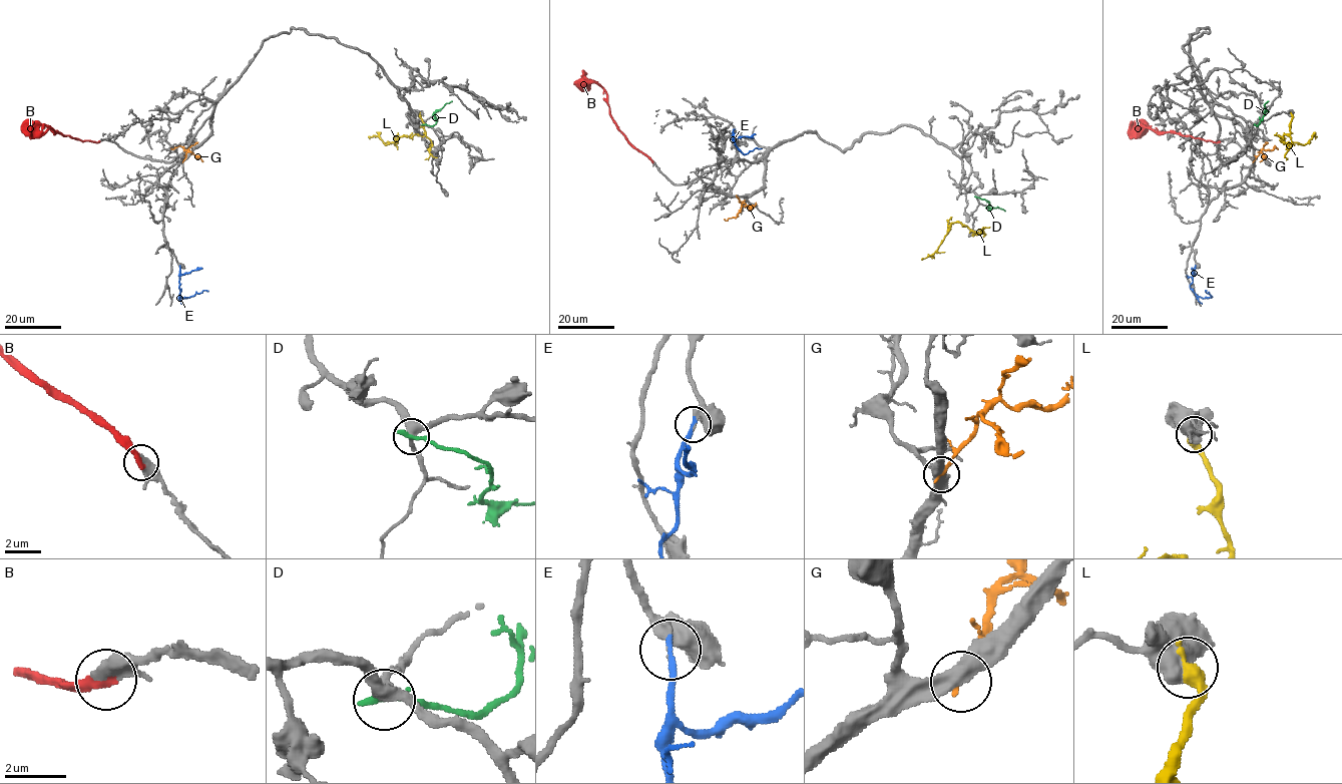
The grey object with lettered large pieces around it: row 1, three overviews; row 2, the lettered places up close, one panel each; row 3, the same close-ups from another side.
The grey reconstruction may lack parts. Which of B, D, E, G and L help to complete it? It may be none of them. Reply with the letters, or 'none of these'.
B, E

